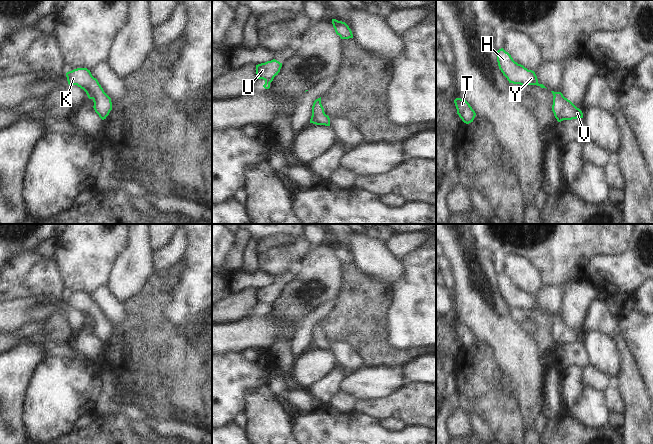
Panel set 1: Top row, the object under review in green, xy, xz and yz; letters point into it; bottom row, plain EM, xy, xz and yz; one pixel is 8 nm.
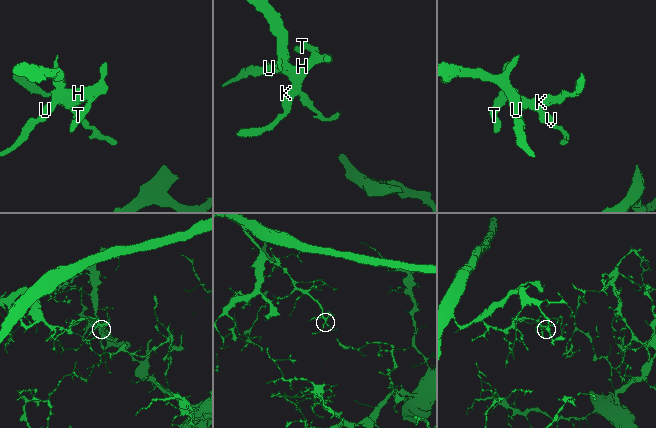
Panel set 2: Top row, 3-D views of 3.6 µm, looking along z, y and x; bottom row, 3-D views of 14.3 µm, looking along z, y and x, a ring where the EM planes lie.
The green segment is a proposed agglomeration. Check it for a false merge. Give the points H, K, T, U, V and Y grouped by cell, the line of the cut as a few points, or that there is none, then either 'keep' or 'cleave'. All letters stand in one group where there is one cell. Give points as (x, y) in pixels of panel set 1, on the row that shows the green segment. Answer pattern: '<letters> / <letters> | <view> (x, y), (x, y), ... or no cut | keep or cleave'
H K T U V Y | no cut | keep

